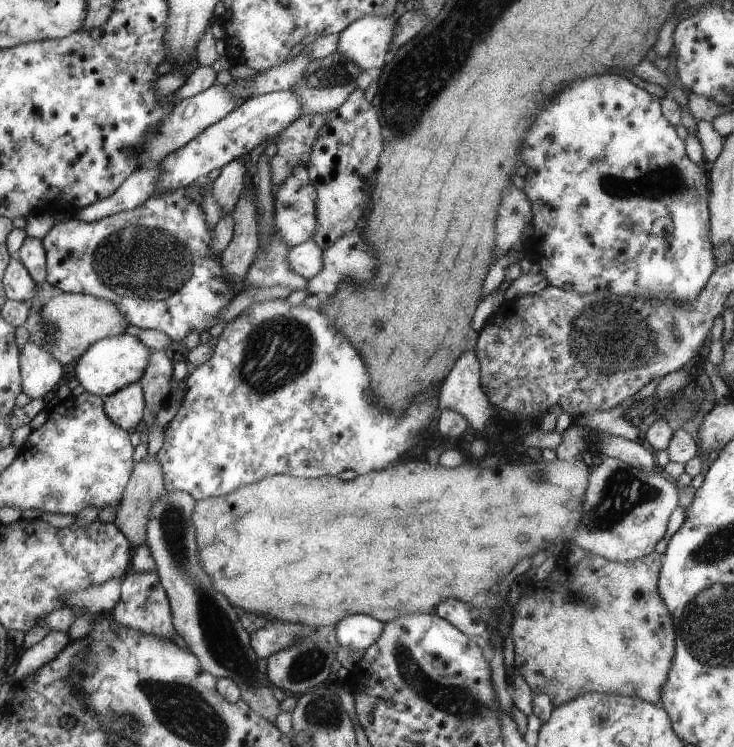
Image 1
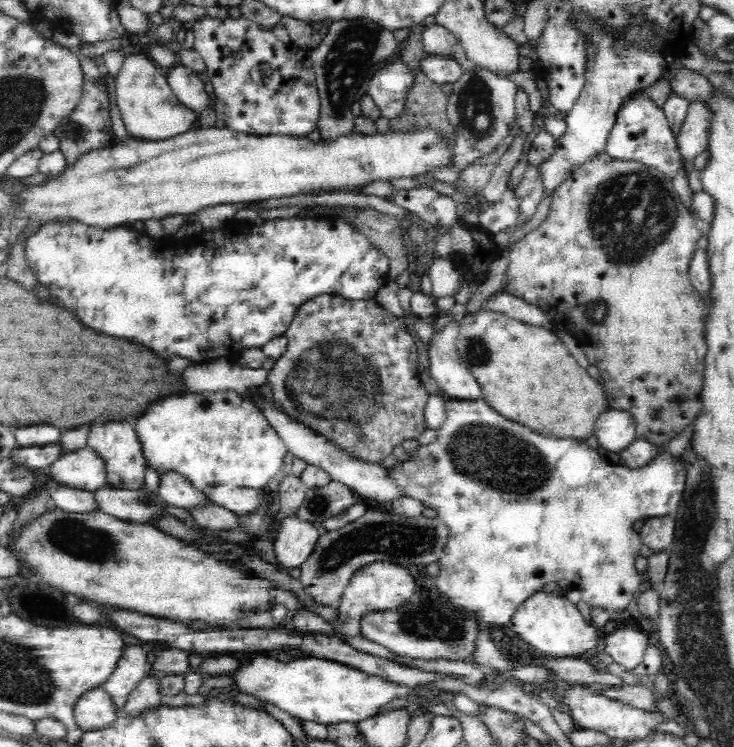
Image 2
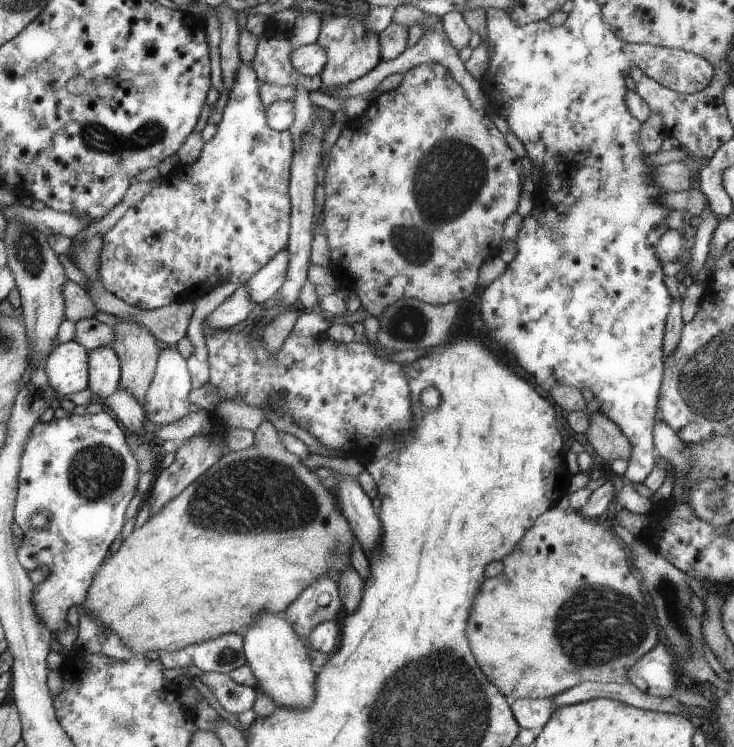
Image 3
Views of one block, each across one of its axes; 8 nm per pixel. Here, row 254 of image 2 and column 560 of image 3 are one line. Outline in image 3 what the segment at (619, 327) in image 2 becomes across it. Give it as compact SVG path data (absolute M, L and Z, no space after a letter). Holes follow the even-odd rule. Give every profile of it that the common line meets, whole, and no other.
M556 506L550 508L534 520L533 526L522 536L514 550L501 559L501 562L503 563L502 572L483 579L479 591L475 594L475 600L467 620L467 638L471 634L470 648L479 658L478 664L483 664L483 672L487 672L487 676L491 676L491 680L495 680L495 688L498 688L499 692L503 692L502 695L509 702L523 697L528 699L551 698L585 680L625 683L628 680L626 676L630 668L657 643L657 632L660 630L657 630L657 624L653 622L653 616L651 616L645 596L641 592L642 574L633 568L631 562L627 560L627 550L613 538L613 534L603 524L595 522L595 518L584 517L581 513L573 510L564 511Z

